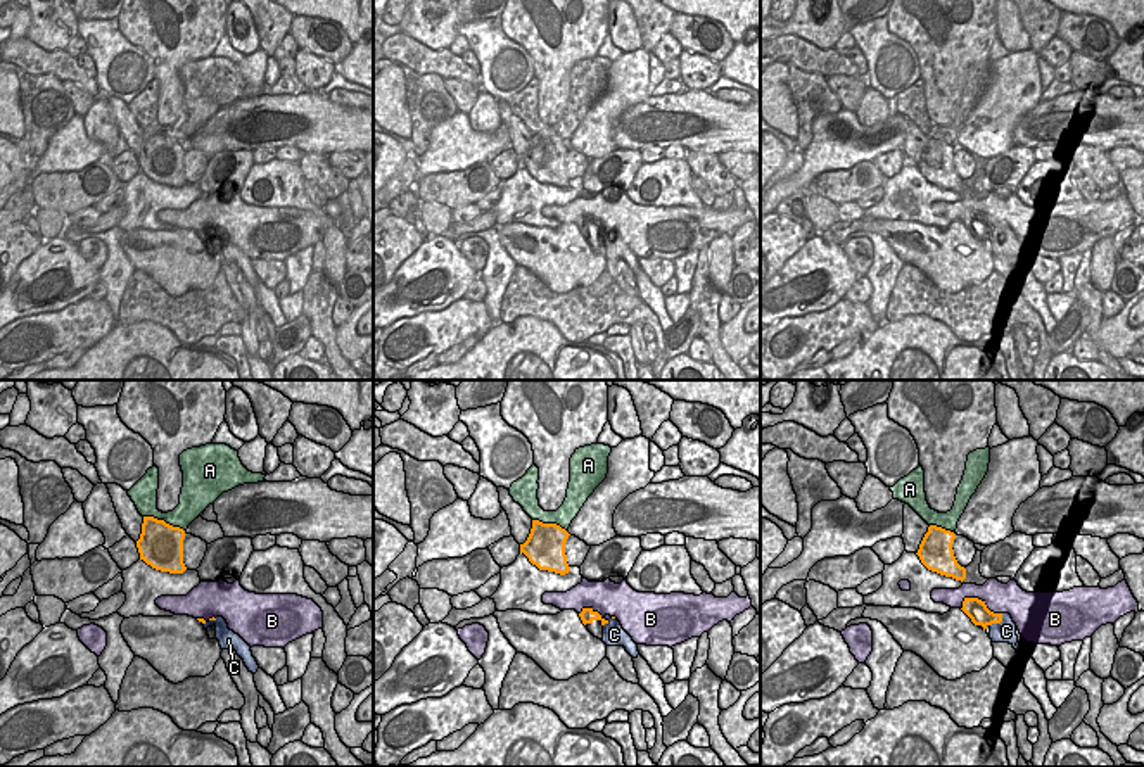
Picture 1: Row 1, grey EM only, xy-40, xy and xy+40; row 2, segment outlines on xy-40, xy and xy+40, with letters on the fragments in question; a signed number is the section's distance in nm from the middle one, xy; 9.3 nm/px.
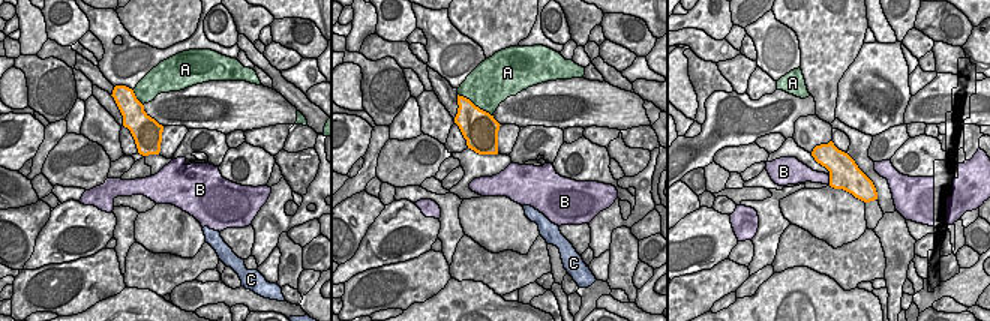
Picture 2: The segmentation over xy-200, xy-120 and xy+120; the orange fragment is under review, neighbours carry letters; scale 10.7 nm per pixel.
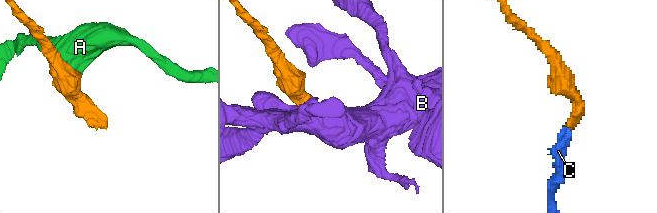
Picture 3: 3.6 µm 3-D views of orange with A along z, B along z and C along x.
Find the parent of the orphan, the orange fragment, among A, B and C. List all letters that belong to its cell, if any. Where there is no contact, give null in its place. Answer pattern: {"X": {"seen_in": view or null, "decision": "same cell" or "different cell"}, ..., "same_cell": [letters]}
{"A": {"seen_in": "xy-40", "decision": "different cell"}, "B": {"seen_in": "xy+40", "decision": "different cell"}, "C": {"seen_in": "xy+40", "decision": "same cell"}, "same_cell": ["C"]}

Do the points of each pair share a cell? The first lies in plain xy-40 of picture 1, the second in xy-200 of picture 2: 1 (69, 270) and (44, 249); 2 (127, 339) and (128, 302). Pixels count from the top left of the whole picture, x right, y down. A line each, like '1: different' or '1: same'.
1: same
2: same

